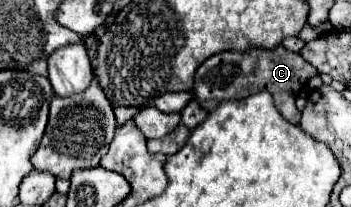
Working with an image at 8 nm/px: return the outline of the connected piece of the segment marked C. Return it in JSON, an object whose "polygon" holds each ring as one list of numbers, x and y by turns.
{"polygon":[[282,45,266,51,266,49,252,49,246,53,224,51,206,59,194,73,194,99,200,101,200,107,208,113,214,111,222,101,246,99,254,93,268,91,274,99,274,107,280,111,284,119,292,125,300,123,300,111,296,109,295,101,300,91,308,81,318,74,318,71,305,61,300,53,286,51]]}

